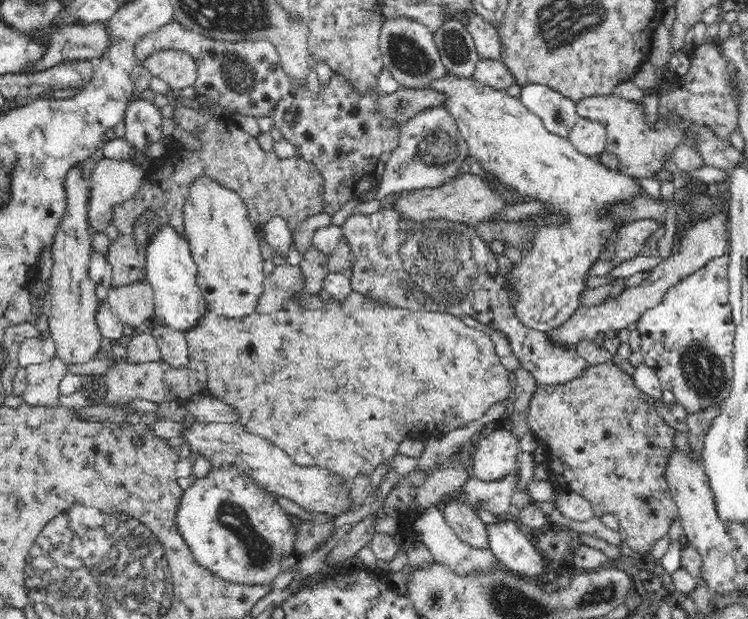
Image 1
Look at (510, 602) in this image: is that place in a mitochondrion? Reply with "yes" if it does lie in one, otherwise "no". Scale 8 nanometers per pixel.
yes

